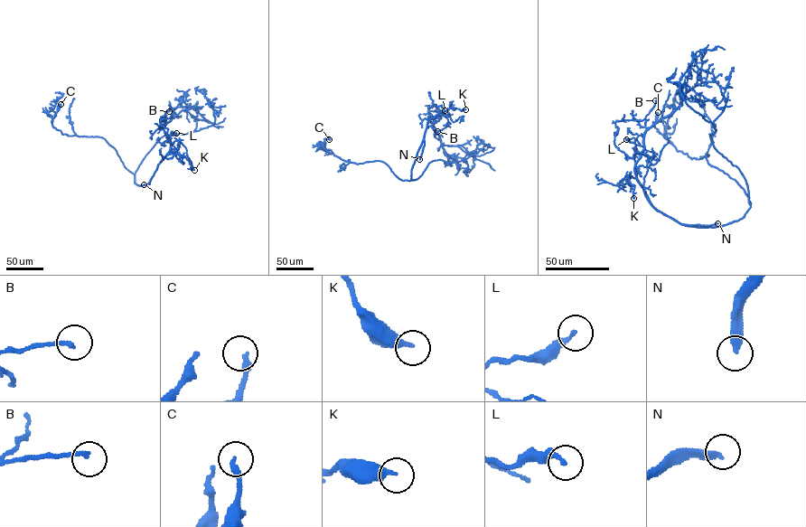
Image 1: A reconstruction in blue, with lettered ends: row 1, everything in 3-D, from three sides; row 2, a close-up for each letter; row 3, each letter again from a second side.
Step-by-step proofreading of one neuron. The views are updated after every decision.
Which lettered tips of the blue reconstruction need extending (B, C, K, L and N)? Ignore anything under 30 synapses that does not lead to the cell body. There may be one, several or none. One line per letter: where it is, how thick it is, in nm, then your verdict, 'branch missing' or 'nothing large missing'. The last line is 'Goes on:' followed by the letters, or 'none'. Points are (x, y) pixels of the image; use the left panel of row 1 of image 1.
B: (169, 111) | 180 nm | nothing large missing
C: (60, 104) | 240 nm | nothing large missing
K: (194, 170) | 320 nm | nothing large missing
L: (176, 133) | 260 nm | nothing large missing
N: (144, 184) | 340 nm | branch missing
Goes on: N

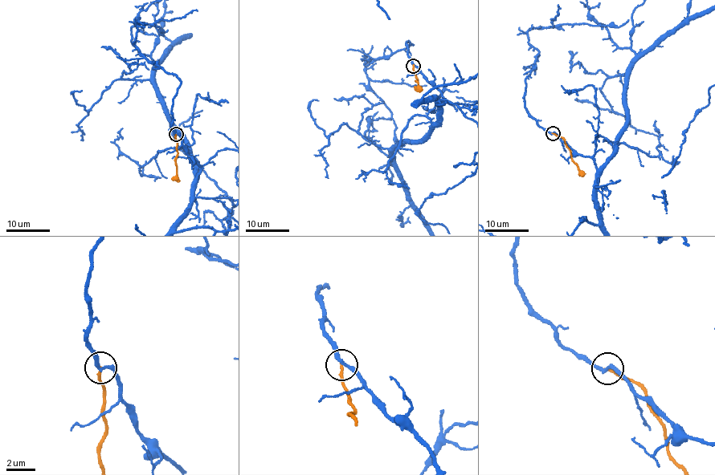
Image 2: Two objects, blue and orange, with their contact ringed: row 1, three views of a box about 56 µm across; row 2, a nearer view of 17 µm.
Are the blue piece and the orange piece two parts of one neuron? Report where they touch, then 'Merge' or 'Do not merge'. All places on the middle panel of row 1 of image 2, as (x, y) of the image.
Place: (413, 66). Do not merge

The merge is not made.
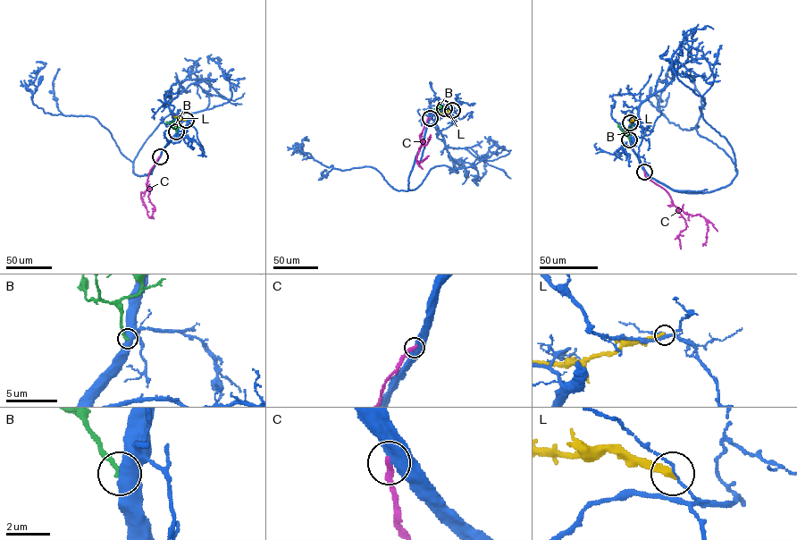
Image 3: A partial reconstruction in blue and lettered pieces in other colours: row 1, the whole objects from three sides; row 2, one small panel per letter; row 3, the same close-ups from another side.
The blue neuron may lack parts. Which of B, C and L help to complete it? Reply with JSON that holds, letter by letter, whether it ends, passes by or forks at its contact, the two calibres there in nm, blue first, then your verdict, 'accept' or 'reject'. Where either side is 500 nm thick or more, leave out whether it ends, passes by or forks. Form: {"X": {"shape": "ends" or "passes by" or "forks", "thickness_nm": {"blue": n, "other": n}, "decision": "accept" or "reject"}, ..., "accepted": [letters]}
{"B": {"thickness_nm": {"blue": 550, "other": 200}, "decision": "reject"}, "C": {"shape": "ends", "thickness_nm": {"blue": 480, "other": 280}, "decision": "reject"}, "L": {"shape": "ends", "thickness_nm": {"blue": 90, "other": 360}, "decision": "reject"}, "accepted": []}

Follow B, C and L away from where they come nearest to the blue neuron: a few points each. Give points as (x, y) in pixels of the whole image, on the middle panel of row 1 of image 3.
B: (444, 108), (440, 105), (432, 110)
C: (430, 118), (422, 133), (416, 160), (422, 162), (428, 156)
L: (452, 110), (440, 112)

